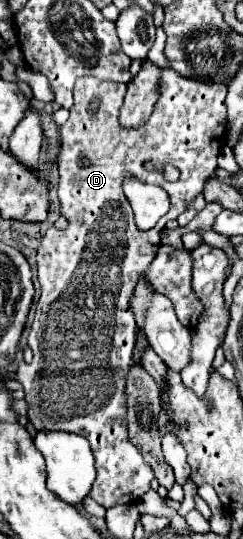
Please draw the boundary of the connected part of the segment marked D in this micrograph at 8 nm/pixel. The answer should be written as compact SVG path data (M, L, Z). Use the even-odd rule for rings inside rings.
M162 68L160 74L160 78L174 78L174 92L162 90L160 128L144 128L144 132L118 128L118 110L122 106L126 84L104 82L90 76L76 82L70 118L64 126L58 128L58 198L62 204L60 212L70 220L70 226L66 230L48 230L38 248L36 262L42 292L28 336L28 346L34 352L34 360L32 364L20 364L20 368L16 370L16 378L22 382L26 392L28 418L36 430L74 432L90 442L97 470L90 496L104 508L134 504L146 490L150 490L150 482L154 478L154 470L144 462L138 448L128 440L126 428L124 380L136 346L136 322L132 318L128 302L136 286L136 278L146 272L160 246L160 232L164 230L166 222L178 218L202 192L206 178L214 174L216 156L220 154L226 134L226 86L196 82L192 78L178 76L168 68ZM94 98L100 100L96 112L90 110ZM166 164L172 164L182 172L178 182L170 184L164 180L162 168ZM124 178L136 178L140 182L156 184L170 194L170 210L158 220L152 230L144 232L136 228L132 208L122 190Z

